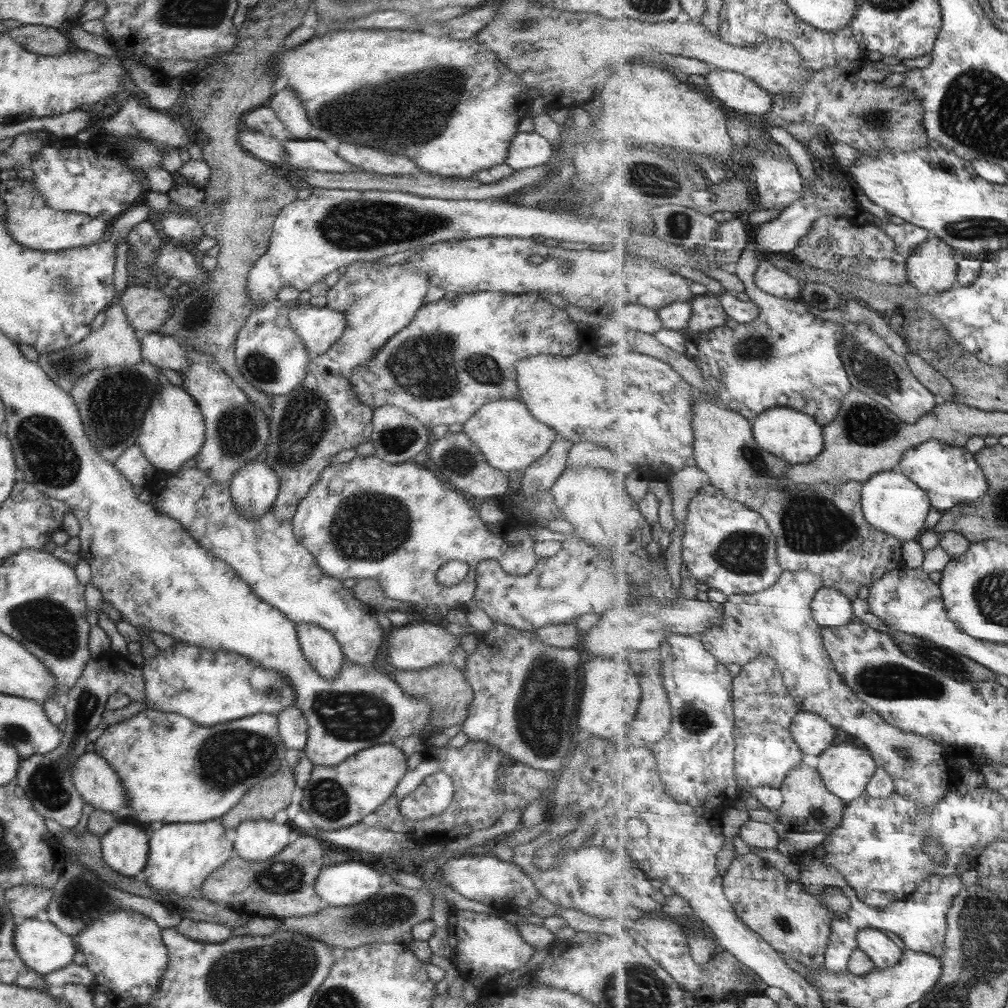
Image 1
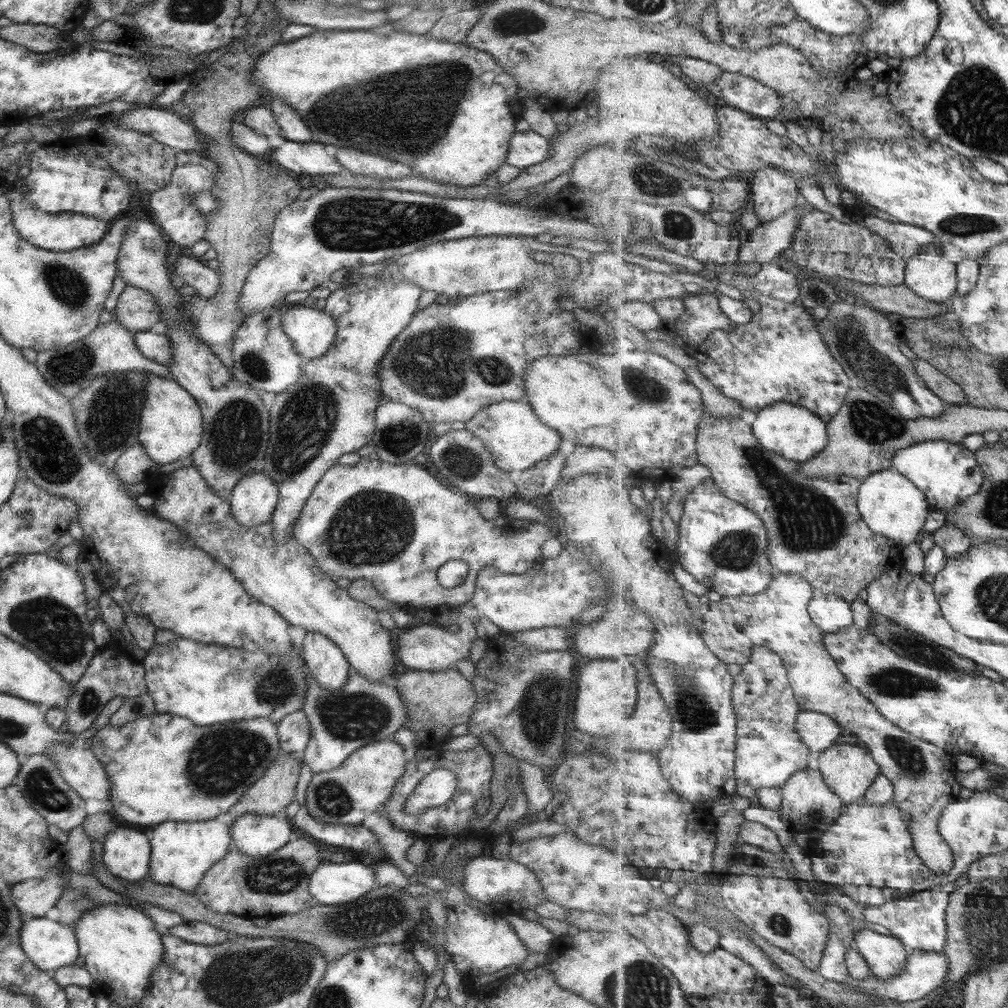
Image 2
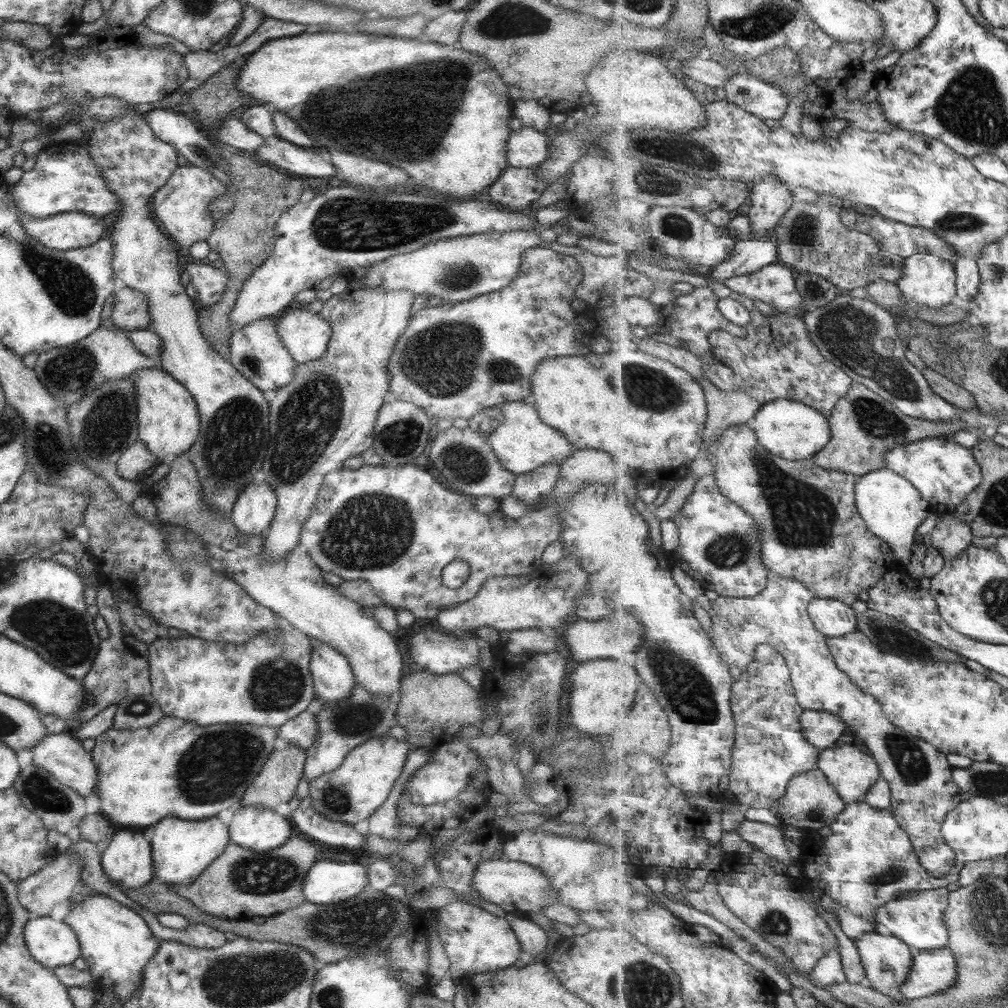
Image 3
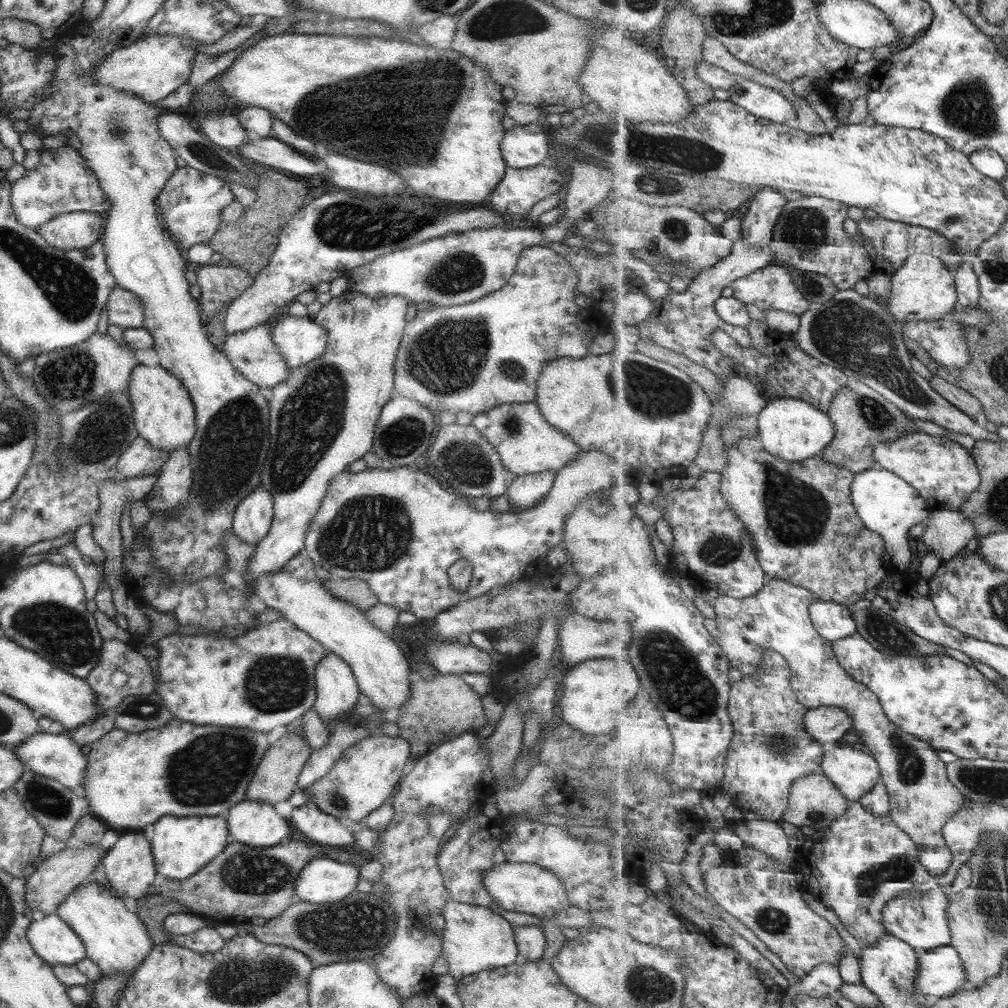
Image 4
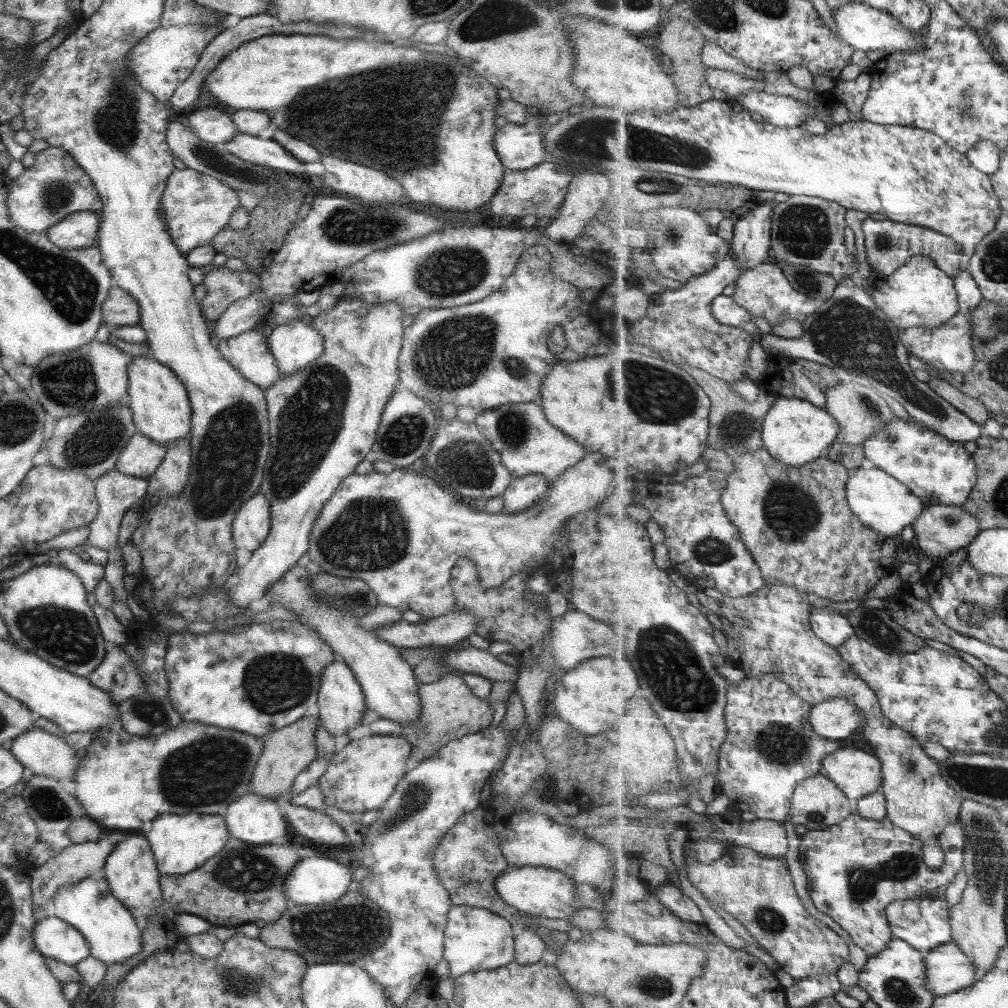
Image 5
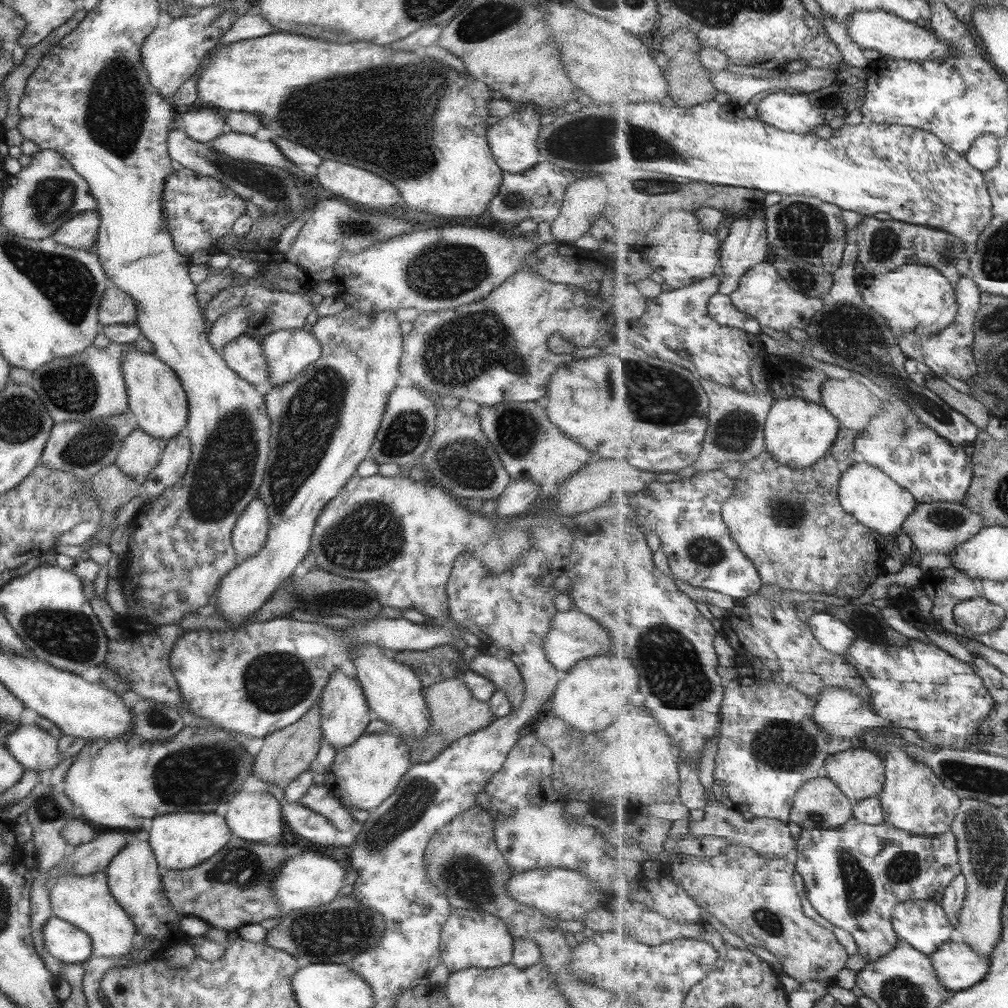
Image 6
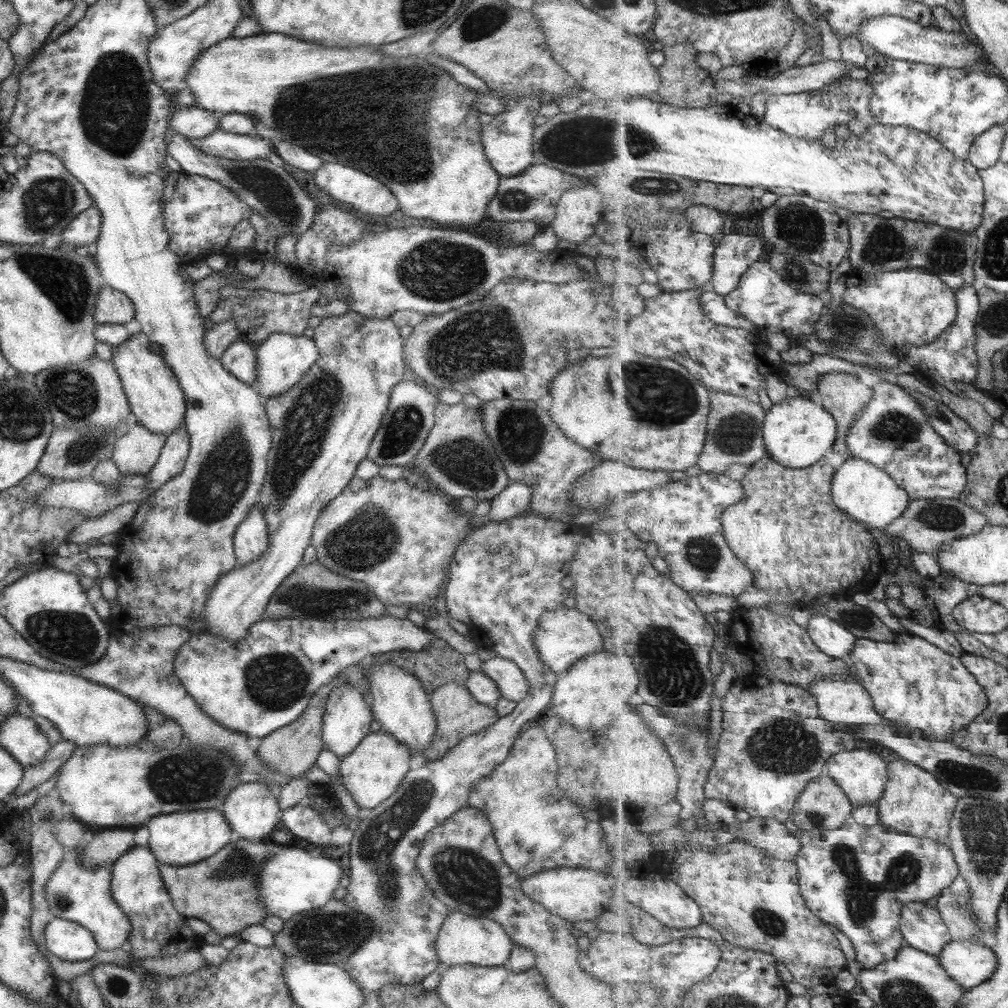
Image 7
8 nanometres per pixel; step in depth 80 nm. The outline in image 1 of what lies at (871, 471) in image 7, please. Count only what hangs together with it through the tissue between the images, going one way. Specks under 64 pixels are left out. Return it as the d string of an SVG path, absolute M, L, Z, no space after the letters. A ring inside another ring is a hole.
M899 469L880 472L866 480L862 491L862 504L865 518L874 528L897 537L903 543L918 539L928 529L925 520L932 506L928 492Z

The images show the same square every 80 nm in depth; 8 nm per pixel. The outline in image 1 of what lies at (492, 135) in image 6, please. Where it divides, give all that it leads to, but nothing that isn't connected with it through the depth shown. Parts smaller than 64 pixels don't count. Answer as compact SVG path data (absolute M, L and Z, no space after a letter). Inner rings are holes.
M516 132L509 141L504 163L514 171L549 162L554 145L534 132Z

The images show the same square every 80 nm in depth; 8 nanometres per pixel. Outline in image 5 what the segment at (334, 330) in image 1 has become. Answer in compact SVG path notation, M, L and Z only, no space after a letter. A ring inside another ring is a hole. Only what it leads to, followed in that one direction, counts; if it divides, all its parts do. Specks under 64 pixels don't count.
M301 321L279 324L266 337L280 377L298 372L315 360L322 353L322 342L317 330Z

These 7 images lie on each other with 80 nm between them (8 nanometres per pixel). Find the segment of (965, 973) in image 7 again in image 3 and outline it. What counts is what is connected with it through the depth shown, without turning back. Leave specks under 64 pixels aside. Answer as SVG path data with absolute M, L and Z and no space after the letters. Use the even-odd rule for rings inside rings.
M952 948L912 951L914 963L902 993L907 999L920 999L945 992L958 979L957 957Z

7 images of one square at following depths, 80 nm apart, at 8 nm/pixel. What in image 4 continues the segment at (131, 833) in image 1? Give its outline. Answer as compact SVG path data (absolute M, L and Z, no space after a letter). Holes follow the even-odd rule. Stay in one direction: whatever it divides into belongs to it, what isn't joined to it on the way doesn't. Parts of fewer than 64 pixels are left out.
M118 834L116 841L107 845L100 863L111 891L115 892L114 894L120 899L134 898L138 902L153 891L152 882L156 870L147 834L123 834L123 836Z

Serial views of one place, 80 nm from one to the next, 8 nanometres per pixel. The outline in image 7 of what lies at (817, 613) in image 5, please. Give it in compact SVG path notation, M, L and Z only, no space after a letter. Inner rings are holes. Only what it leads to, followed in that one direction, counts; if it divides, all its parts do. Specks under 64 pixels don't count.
M813 614L806 626L816 645L829 656L842 659L856 647L855 636L844 624L824 614Z

